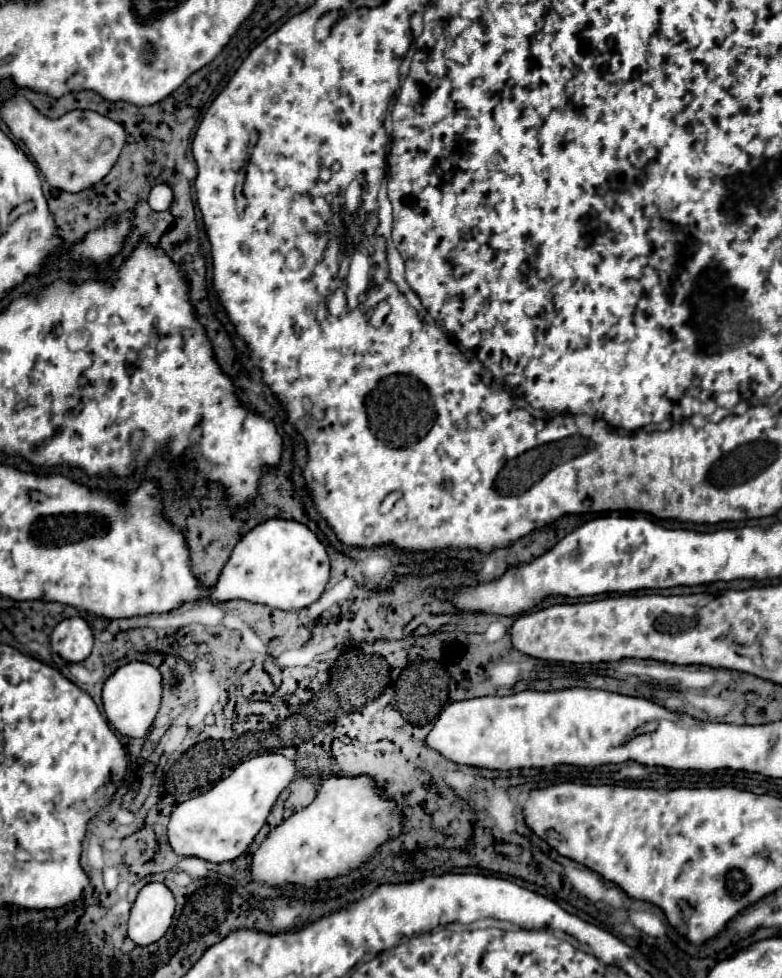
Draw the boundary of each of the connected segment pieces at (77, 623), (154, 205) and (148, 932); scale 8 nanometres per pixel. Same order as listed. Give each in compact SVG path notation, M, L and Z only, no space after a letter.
M84 617L64 619L54 627L50 645L66 661L84 661L94 645L92 629Z
M156 185L148 195L148 205L152 211L166 211L172 199L172 189L168 185Z
M148 883L140 889L128 919L128 937L136 945L156 943L168 931L174 915L174 895L164 883Z

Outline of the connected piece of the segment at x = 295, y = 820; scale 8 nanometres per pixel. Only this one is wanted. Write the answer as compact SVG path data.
M368 775L326 777L312 805L270 831L252 857L252 877L270 885L294 883L310 887L322 879L334 879L356 869L382 841L396 837L400 829L396 803L380 797L374 779Z

